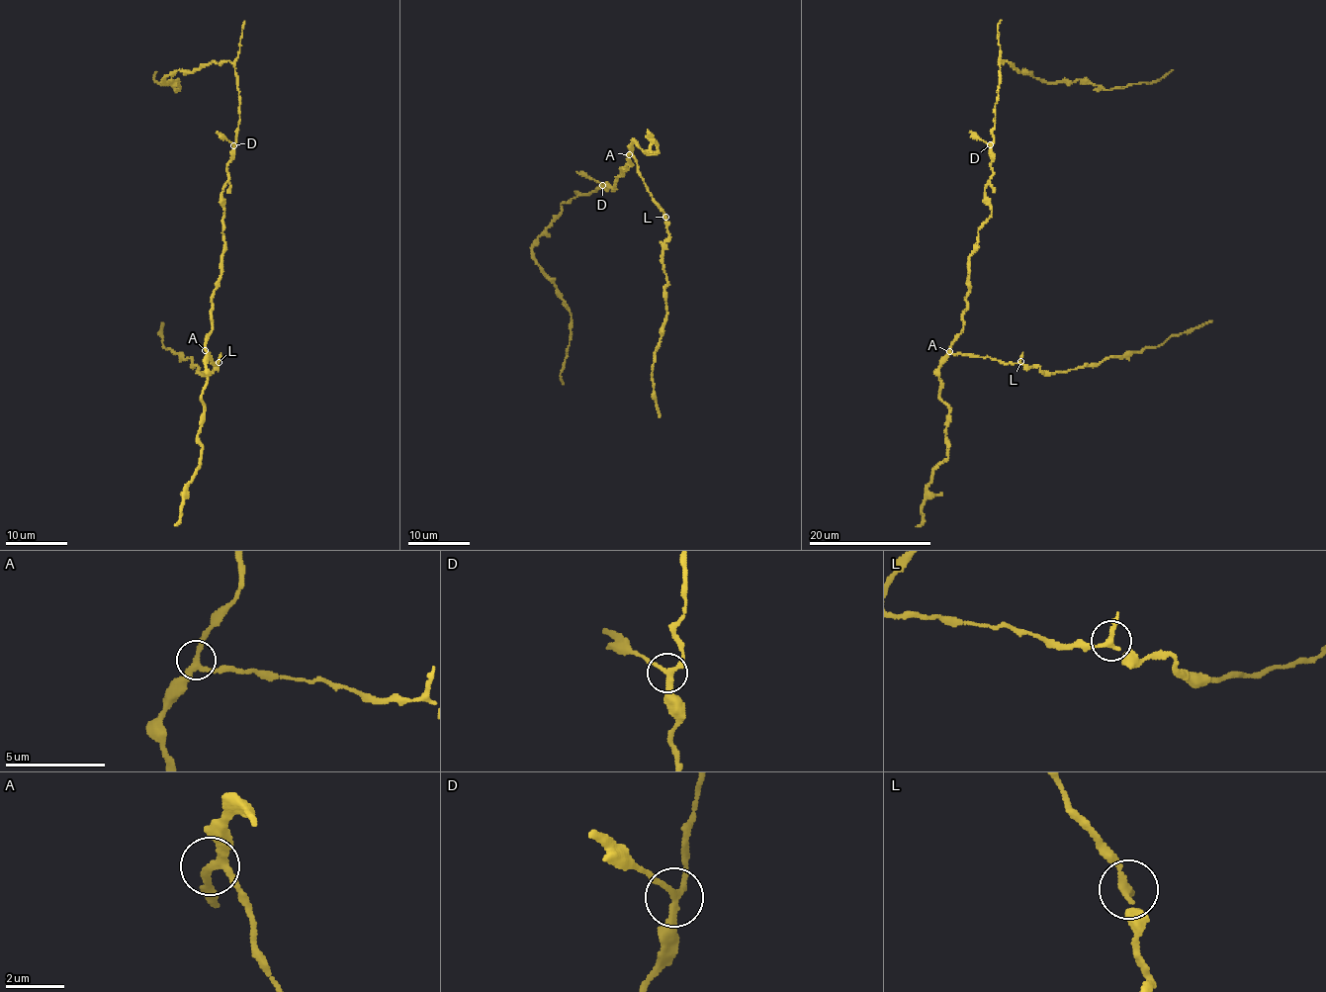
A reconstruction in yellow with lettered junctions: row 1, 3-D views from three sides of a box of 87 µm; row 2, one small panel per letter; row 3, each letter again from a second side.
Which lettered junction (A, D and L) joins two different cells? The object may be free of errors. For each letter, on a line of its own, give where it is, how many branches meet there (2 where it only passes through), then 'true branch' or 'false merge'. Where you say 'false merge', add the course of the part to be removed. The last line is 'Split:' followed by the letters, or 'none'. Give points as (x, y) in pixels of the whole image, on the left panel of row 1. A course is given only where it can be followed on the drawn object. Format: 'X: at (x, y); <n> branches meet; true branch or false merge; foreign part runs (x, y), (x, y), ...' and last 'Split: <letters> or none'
A: at (205, 350); 3 branches meet; true branch
D: at (233, 145); 3 branches meet; false merge; foreign part runs (233, 145), (216, 133)
L: at (219, 362); 3 branches meet; true branch
Split: D

